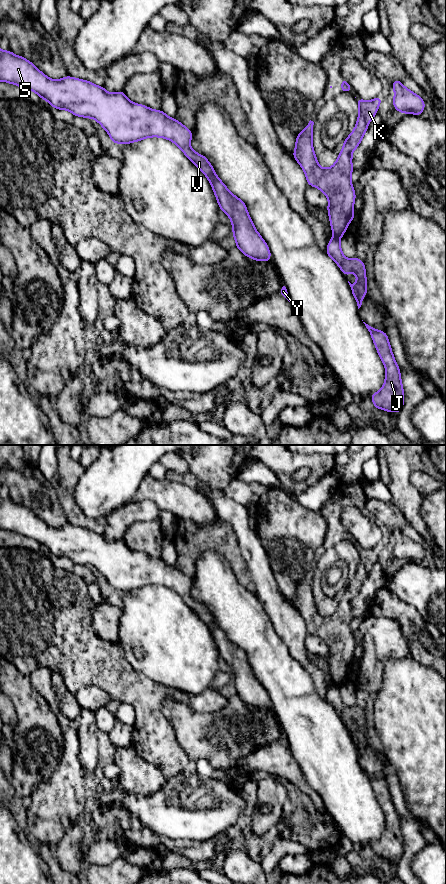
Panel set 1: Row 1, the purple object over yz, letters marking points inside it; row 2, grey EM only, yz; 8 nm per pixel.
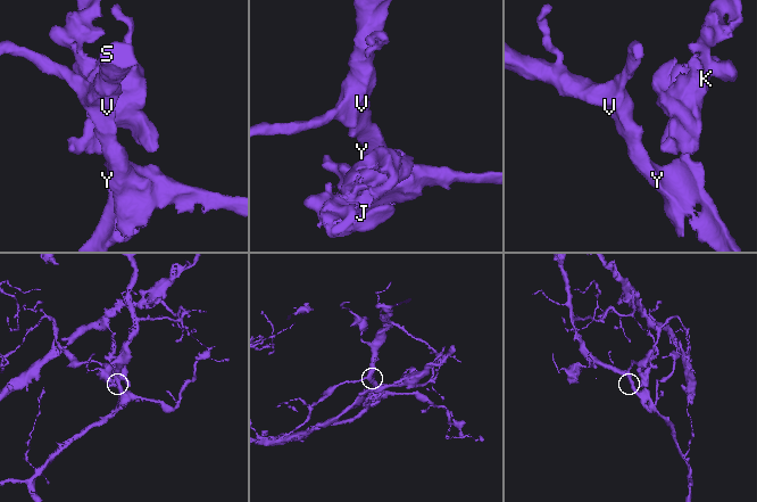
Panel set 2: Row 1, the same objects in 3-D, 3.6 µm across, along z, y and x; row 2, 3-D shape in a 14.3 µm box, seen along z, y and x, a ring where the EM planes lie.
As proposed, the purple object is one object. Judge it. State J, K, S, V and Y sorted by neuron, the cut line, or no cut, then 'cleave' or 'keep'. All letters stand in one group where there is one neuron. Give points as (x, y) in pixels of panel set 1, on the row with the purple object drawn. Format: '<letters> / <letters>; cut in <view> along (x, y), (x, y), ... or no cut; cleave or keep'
J S V Y / K; cut in yz along (334, 236), (338, 239); cleave

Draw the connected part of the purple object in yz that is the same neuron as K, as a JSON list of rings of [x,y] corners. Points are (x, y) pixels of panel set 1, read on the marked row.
[[[380,95],[371,101],[356,98],[359,105],[357,124],[350,136],[344,140],[336,162],[328,169],[321,168],[315,156],[312,145],[314,122],[310,120],[306,128],[296,135],[296,146],[292,156],[304,170],[307,184],[317,187],[327,196],[330,226],[337,239],[344,236],[350,221],[355,219],[353,206],[356,193],[351,182],[352,153],[359,146],[382,100]]]

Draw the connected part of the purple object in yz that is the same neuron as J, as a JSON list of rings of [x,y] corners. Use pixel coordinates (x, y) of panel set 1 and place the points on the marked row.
[[[364,321],[371,334],[376,350],[385,366],[386,377],[383,387],[370,396],[374,408],[388,412],[400,413],[404,405],[404,390],[402,386],[400,368],[393,356],[386,332],[377,330]]]

